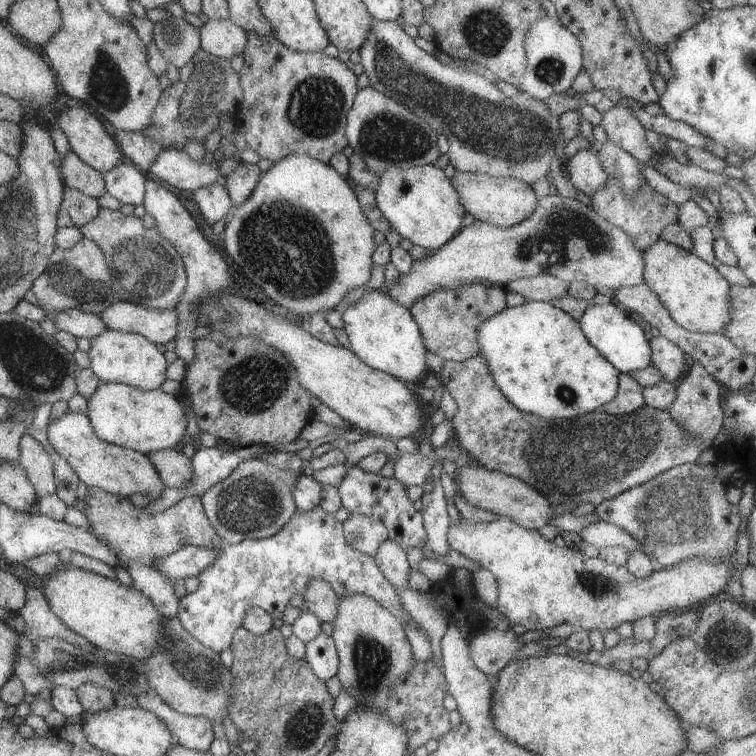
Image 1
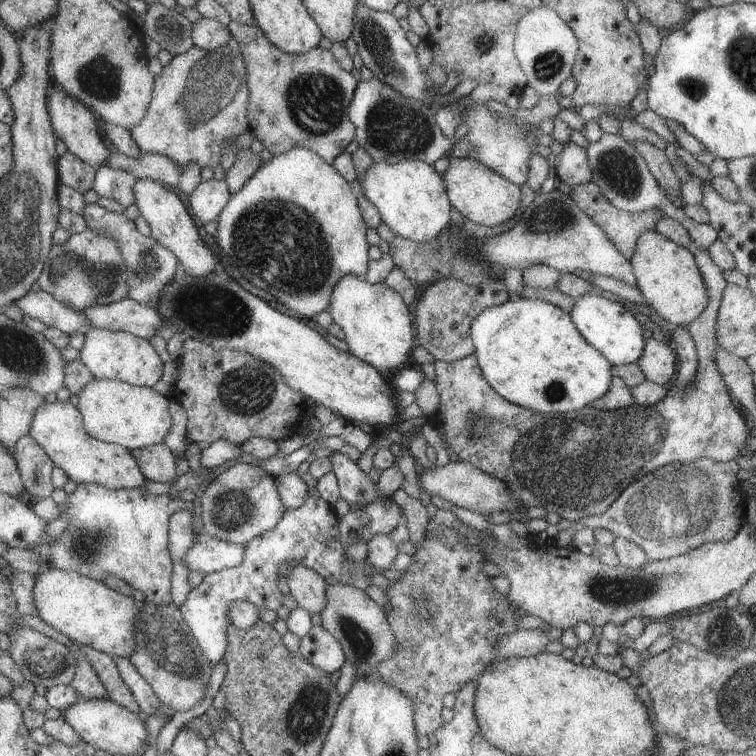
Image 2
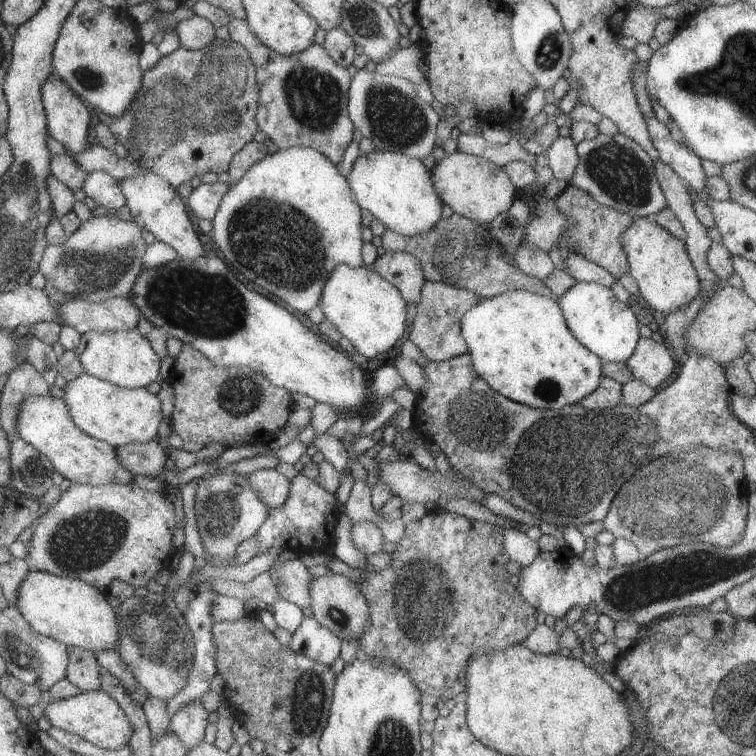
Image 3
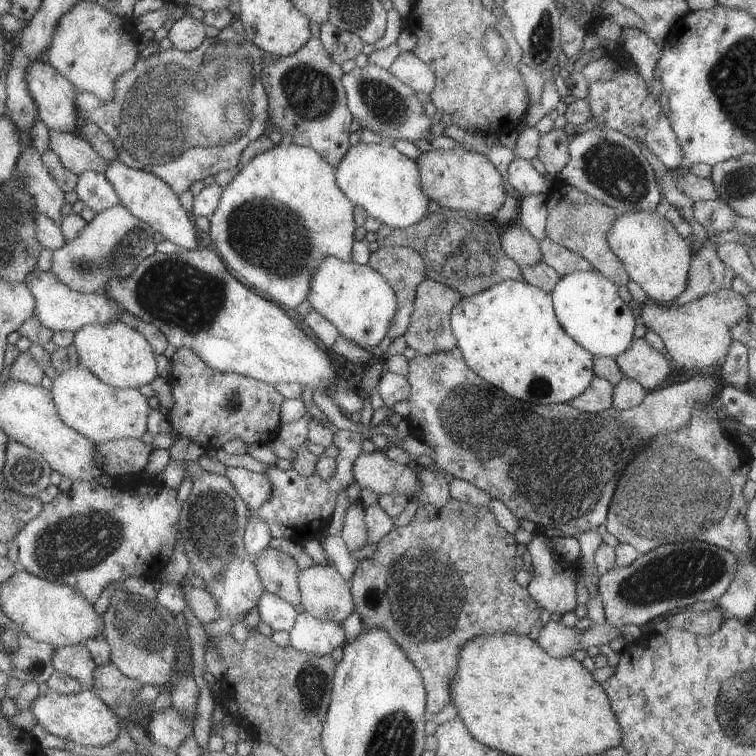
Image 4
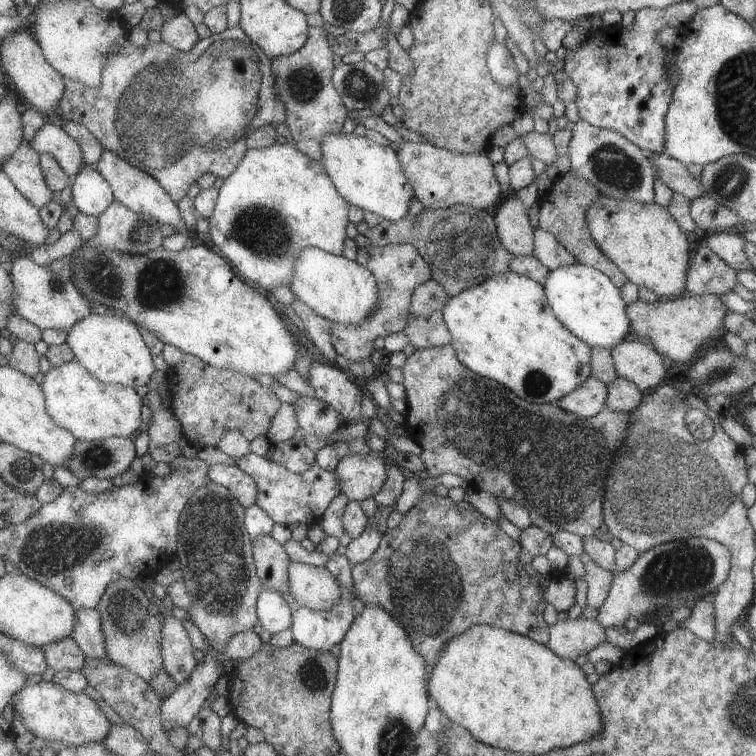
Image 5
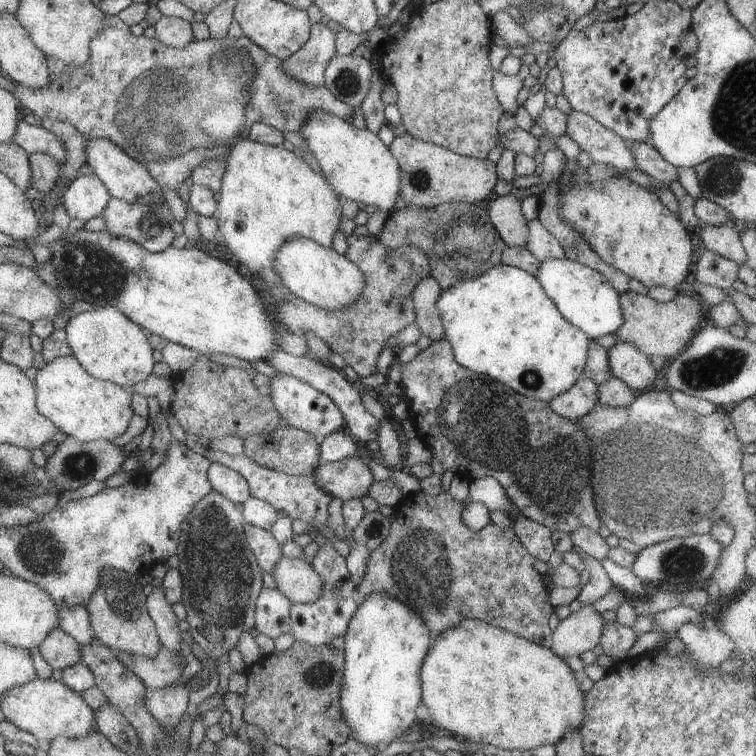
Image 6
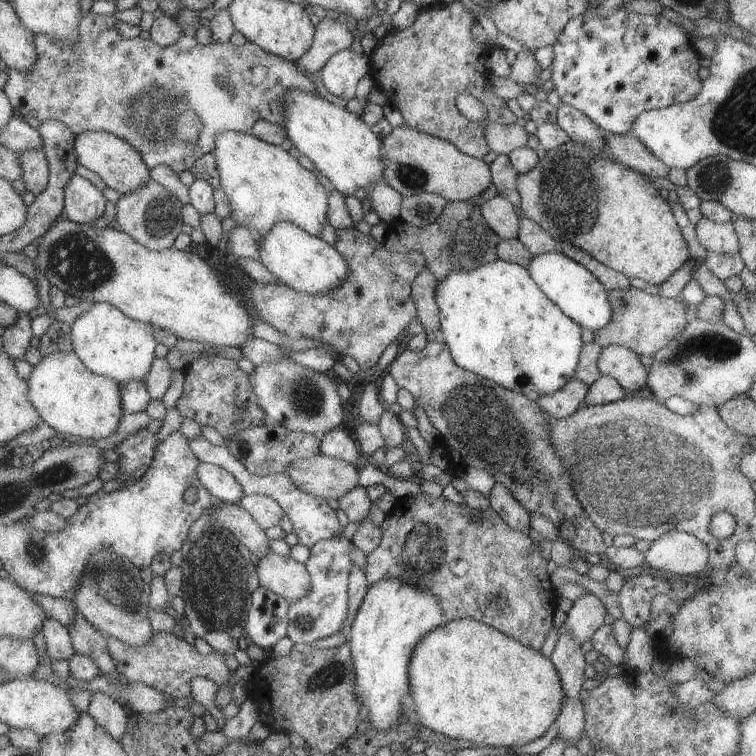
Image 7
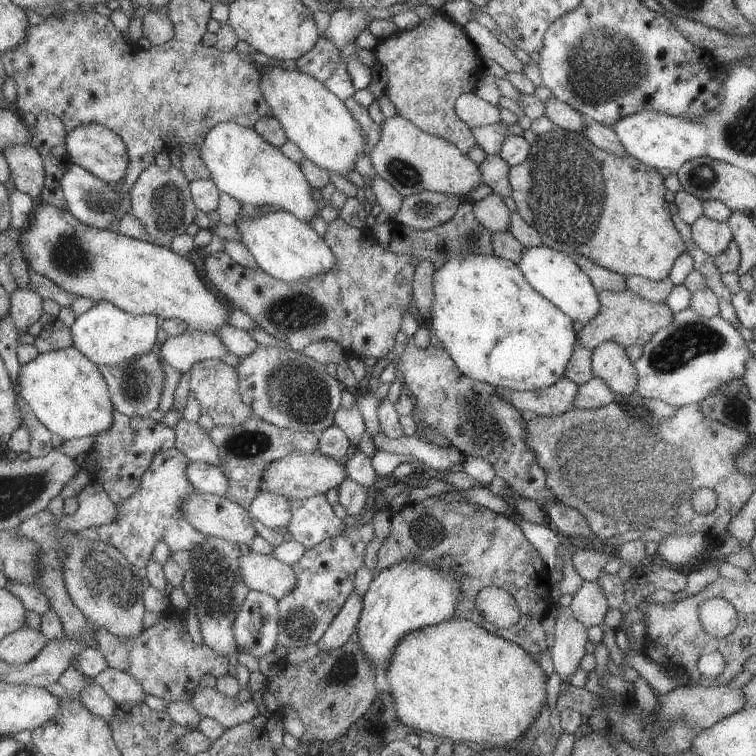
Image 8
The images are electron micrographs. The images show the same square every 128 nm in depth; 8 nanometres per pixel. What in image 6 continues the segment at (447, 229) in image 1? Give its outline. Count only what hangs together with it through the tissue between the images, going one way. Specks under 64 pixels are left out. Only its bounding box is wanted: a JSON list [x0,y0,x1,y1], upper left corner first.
[297,110,399,214]

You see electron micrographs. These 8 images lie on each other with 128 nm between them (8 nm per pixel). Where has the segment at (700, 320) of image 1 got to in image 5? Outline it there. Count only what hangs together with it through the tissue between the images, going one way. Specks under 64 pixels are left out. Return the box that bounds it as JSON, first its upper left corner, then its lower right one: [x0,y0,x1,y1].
[585,193,689,299]

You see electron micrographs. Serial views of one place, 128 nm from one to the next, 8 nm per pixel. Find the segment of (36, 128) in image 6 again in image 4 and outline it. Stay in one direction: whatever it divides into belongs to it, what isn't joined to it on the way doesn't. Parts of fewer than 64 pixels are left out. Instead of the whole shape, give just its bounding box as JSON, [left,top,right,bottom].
[48,130,108,174]

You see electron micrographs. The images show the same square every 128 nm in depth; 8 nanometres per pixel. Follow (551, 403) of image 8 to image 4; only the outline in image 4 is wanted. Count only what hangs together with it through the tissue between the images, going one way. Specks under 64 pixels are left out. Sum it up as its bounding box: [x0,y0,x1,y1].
[567,376,613,414]

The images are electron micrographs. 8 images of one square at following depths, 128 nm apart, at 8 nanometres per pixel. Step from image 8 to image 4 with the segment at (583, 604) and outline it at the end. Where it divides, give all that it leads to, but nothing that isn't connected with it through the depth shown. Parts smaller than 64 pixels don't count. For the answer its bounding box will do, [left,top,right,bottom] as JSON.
[534,620,621,658]

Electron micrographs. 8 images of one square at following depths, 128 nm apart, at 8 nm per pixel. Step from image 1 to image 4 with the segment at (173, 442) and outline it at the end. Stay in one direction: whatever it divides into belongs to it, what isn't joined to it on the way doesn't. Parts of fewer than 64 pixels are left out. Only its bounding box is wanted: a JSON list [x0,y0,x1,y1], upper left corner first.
[49,365,149,443]

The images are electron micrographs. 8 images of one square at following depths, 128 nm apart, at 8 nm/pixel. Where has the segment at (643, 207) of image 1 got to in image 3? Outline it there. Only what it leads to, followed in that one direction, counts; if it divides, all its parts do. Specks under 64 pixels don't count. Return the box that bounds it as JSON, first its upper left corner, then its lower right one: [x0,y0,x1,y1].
[554,185,633,281]

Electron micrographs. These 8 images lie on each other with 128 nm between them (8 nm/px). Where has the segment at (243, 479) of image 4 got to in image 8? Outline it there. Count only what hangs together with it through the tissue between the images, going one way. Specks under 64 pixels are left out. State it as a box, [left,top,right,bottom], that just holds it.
[185,461,227,497]

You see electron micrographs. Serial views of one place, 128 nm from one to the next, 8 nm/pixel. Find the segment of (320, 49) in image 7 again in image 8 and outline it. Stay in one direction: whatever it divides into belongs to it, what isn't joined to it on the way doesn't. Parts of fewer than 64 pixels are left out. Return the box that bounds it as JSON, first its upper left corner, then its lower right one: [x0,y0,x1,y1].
[322,9,373,51]

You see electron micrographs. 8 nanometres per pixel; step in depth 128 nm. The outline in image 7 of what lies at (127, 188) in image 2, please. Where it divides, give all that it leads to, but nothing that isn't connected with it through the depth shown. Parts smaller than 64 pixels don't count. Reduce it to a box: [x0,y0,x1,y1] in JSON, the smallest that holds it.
[62,173,106,224]

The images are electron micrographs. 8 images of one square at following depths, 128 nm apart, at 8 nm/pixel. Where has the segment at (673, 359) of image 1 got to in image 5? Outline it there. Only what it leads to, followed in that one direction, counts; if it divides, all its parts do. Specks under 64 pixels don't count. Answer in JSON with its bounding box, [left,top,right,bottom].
[610,338,666,393]

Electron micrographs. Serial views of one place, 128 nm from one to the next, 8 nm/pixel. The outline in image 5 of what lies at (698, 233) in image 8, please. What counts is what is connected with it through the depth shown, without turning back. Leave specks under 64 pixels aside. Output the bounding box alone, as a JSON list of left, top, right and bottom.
[703,231,752,271]

